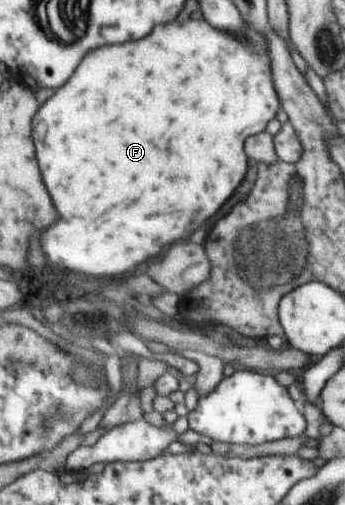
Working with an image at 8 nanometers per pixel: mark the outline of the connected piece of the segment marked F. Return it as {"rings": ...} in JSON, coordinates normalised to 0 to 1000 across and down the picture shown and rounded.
{"rings":[[[591,32],[583,38],[545,34],[528,48],[499,44],[493,51],[464,51],[458,59],[446,59],[446,67],[400,83],[365,83],[354,91],[296,91],[296,99],[272,99],[261,115],[238,119],[238,131],[226,131],[220,139],[226,147],[217,143],[186,174],[162,178],[119,206],[96,238],[93,273],[116,341],[133,352],[133,368],[157,392],[165,422],[180,428],[180,436],[122,467],[128,501],[145,511],[145,523],[157,531],[252,543],[255,560],[284,554],[290,547],[348,550],[359,539],[386,537],[423,515],[452,511],[499,479],[545,471],[545,463],[568,459],[586,444],[626,428],[638,408],[649,408],[672,392],[672,384],[701,364],[719,341],[719,309],[707,297],[707,281],[725,269],[762,263],[777,246],[800,234],[814,212],[771,67],[713,44],[710,75],[687,73],[672,61],[626,55]]]}

